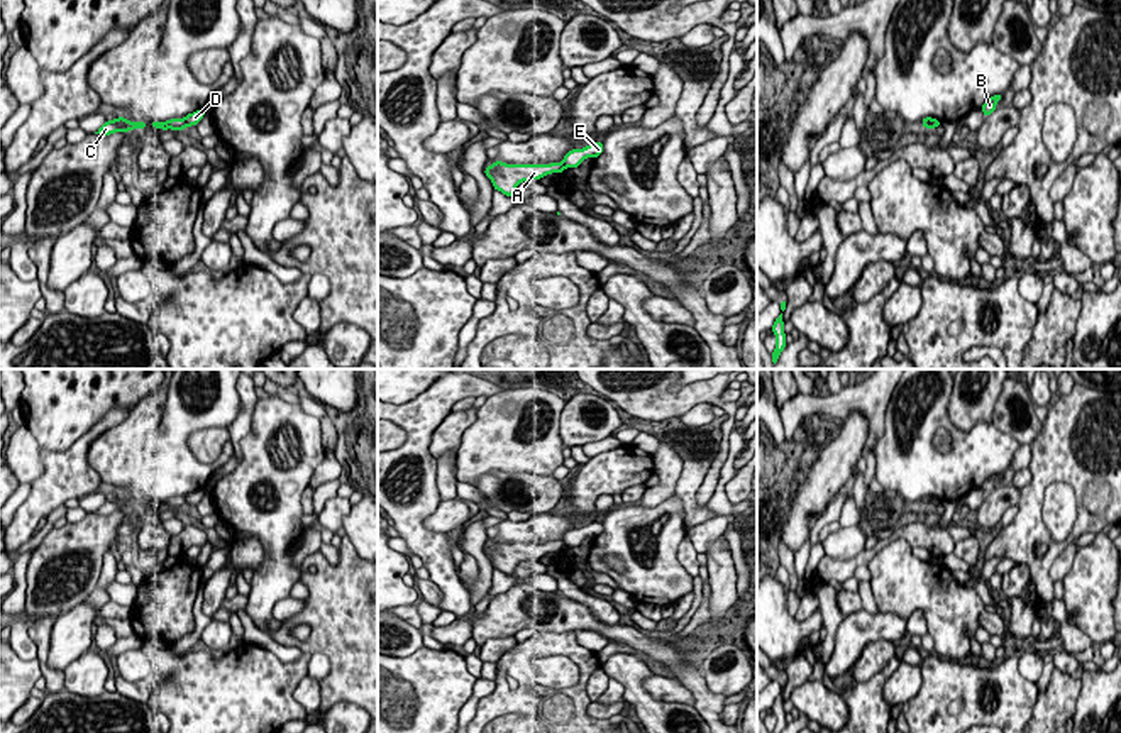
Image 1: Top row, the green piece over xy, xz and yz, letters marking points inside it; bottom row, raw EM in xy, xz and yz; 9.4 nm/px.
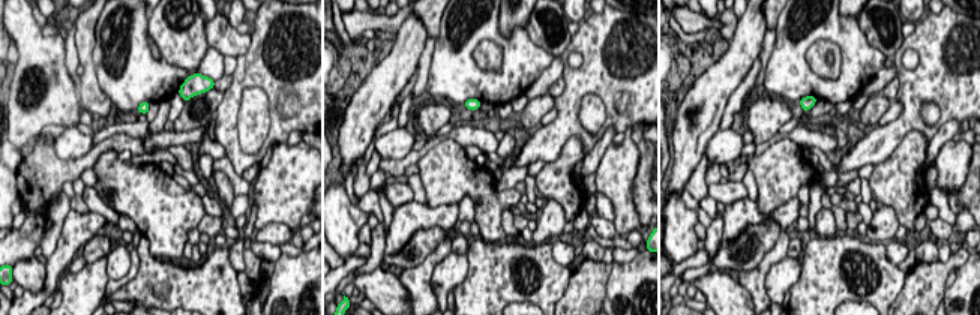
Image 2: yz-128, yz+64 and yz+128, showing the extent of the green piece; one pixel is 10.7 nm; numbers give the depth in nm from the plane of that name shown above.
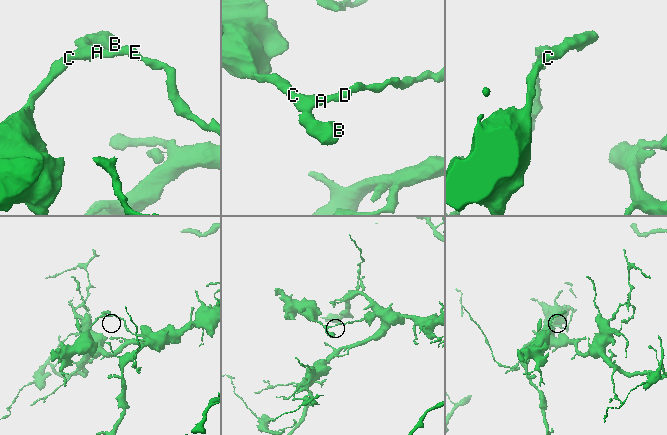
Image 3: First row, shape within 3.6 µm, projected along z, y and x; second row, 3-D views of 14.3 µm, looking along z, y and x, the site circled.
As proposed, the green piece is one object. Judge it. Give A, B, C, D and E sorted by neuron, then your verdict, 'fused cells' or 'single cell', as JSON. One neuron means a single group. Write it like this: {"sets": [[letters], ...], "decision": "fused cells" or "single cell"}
{"sets": [["A", "B", "C"], ["D", "E"]], "decision": "fused cells"}

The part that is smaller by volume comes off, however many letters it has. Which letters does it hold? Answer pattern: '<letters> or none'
A, B, C

